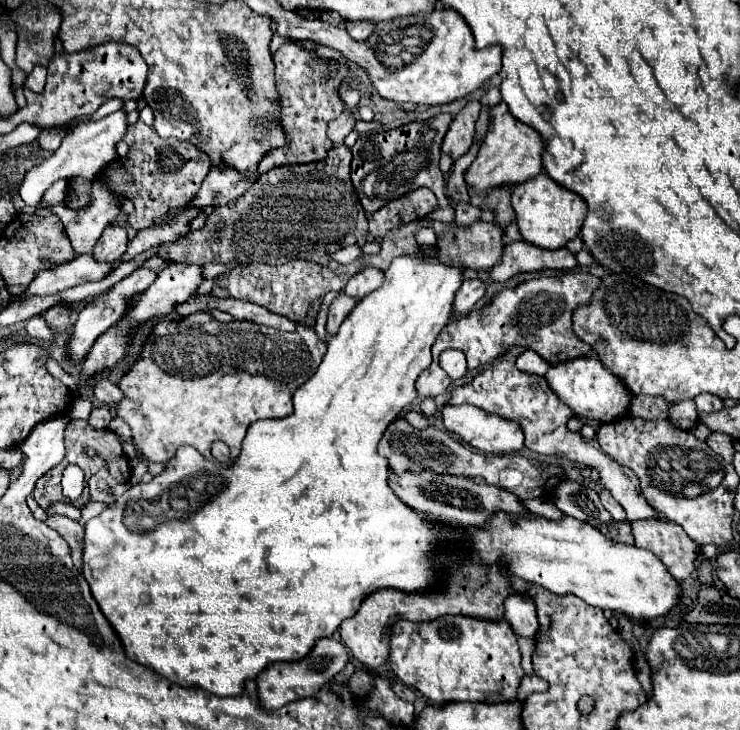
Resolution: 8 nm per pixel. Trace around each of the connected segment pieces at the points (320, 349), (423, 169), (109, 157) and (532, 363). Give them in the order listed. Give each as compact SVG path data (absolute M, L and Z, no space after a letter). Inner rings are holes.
M204 312L190 314L178 322L168 318L160 320L144 344L138 362L118 382L118 388L126 394L126 398L118 404L116 412L132 428L132 440L144 456L134 468L134 478L142 478L142 474L148 470L146 460L164 462L184 444L190 444L202 456L212 458L212 442L222 440L230 446L230 458L236 460L246 428L252 422L292 414L294 390L316 372L324 354L326 342L316 338L312 326L302 328L302 324L298 324L296 332L280 332L252 322L234 320L230 324L222 324Z
M438 114L424 122L410 122L390 132L360 136L352 146L352 184L366 214L374 214L388 202L402 198L416 188L430 188L438 198L438 210L430 218L444 224L454 220L454 206L444 194L444 178L438 168L440 146L452 122L450 114ZM362 188L362 192L360 192Z
M122 110L98 120L98 122L86 122L80 126L74 126L68 130L68 134L62 140L62 146L42 164L36 164L30 168L22 180L20 186L20 198L24 200L26 206L36 206L48 186L52 186L60 178L70 178L70 176L84 176L88 180L94 180L100 170L110 164L116 158L114 146L118 140L124 138L126 130L126 114Z
M526 350L526 352L522 352L522 354L518 356L516 366L518 366L522 372L530 372L530 374L536 374L536 376L544 376L550 364L548 364L546 360L542 360L536 352Z

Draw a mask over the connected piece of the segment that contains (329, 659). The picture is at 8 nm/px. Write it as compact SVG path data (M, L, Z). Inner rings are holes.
M322 638L316 642L314 650L300 662L276 662L270 664L260 676L256 678L258 686L258 700L264 710L278 710L294 700L314 696L326 682L330 682L346 664L348 664L346 646L336 642L334 638Z

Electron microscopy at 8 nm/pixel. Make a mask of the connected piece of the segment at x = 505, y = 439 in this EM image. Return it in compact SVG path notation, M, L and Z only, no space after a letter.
M446 404L442 410L442 422L444 422L446 430L458 434L466 444L470 444L476 450L486 452L486 454L514 454L524 448L524 432L514 420L496 416L496 414L488 414L476 406Z

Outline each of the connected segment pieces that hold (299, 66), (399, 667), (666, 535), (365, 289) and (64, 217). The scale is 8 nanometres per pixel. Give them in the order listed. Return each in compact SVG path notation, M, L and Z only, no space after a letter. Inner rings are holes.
M284 44L278 52L274 52L274 66L284 116L280 122L284 124L284 132L288 132L288 148L278 148L260 160L260 172L256 172L256 176L268 172L268 168L274 166L324 160L332 148L332 142L326 136L328 122L336 120L344 110L344 104L338 98L338 82L344 78L344 72L348 72L348 64L338 66L334 62L318 58L314 52L308 52L298 44ZM328 74L330 80L324 80Z
M442 616L440 620L432 620L432 624L408 624L408 620L400 620L400 624L392 628L390 644L392 644L390 652L392 672L404 684L420 690L434 706L444 706L452 702L496 704L516 700L524 670L520 666L520 650L516 634L506 620L496 624L488 620L472 620L468 616Z
M646 518L630 522L634 544L652 552L676 580L686 580L694 572L700 546L672 520Z
M364 268L362 272L356 274L356 278L348 280L344 292L348 296L352 296L354 300L362 300L364 296L368 296L376 288L380 288L382 282L384 282L384 272L380 272L376 268Z
M94 180L92 184L92 198L86 208L80 208L76 212L68 212L64 204L54 204L50 208L36 210L38 216L58 216L64 224L64 230L72 242L74 256L92 254L94 244L98 242L102 230L112 224L112 220L118 214L118 196L108 192L100 180Z

